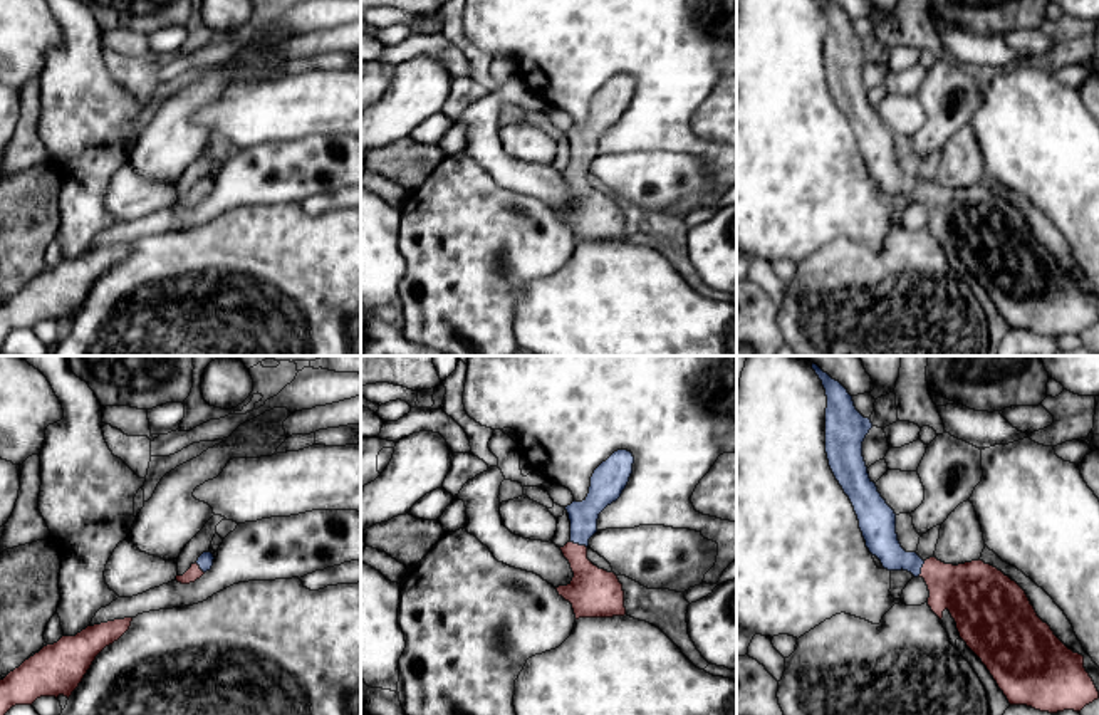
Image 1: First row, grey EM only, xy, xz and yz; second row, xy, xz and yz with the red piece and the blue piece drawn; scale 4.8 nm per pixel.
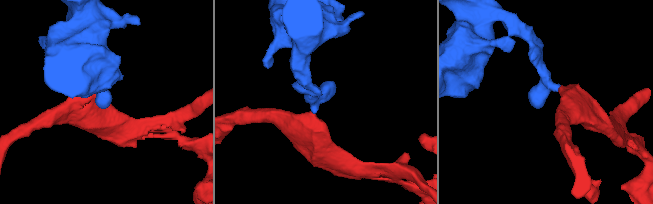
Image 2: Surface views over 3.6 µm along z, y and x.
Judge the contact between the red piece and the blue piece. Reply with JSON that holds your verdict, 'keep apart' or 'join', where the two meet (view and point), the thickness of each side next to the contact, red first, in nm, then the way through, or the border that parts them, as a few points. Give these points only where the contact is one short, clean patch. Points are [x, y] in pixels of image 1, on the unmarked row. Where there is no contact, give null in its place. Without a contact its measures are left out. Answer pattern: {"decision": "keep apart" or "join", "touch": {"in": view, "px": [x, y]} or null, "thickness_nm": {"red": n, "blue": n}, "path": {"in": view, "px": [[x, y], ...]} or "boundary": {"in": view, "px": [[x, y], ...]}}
{"decision": "join", "touch": {"in": "xz", "px": [578, 168]}, "thickness_nm": {"red": 240, "blue": 140}, "path": {"in": "xz", "px": [[594, 217], [579, 188], [578, 168], [583, 140]]}}

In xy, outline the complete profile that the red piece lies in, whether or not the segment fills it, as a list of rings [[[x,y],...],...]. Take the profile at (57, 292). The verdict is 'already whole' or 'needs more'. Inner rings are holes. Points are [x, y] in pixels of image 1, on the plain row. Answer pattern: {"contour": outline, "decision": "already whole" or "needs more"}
{"contour": [[[133,242],[87,250],[76,260],[62,260],[44,270],[0,304],[0,347],[15,329],[32,329],[40,321],[70,321],[96,280],[117,265]]], "decision": "already whole"}

